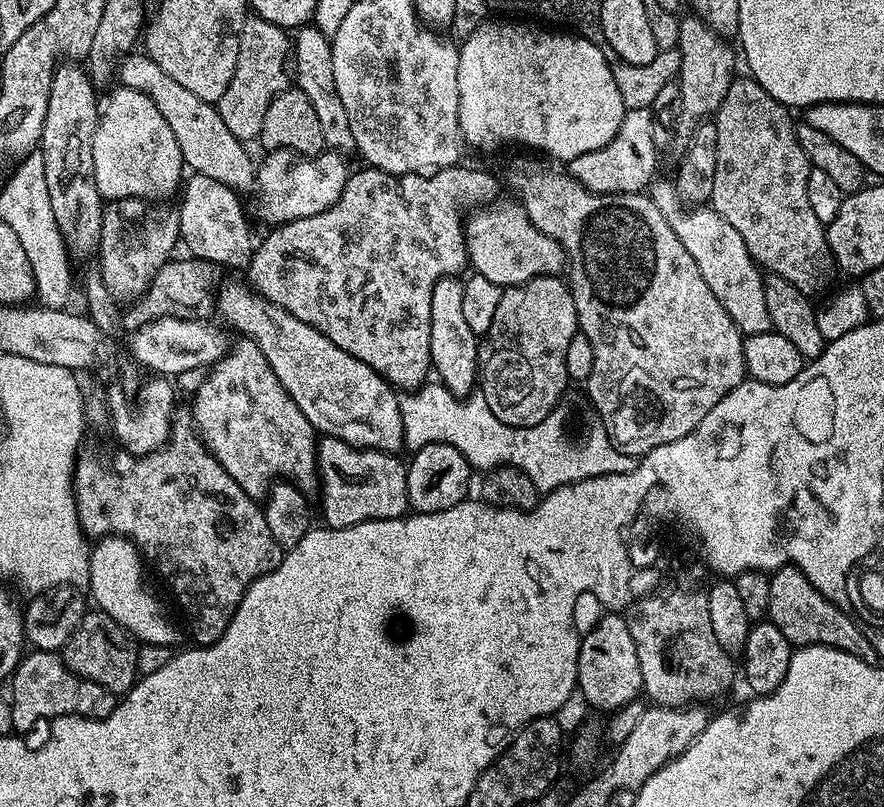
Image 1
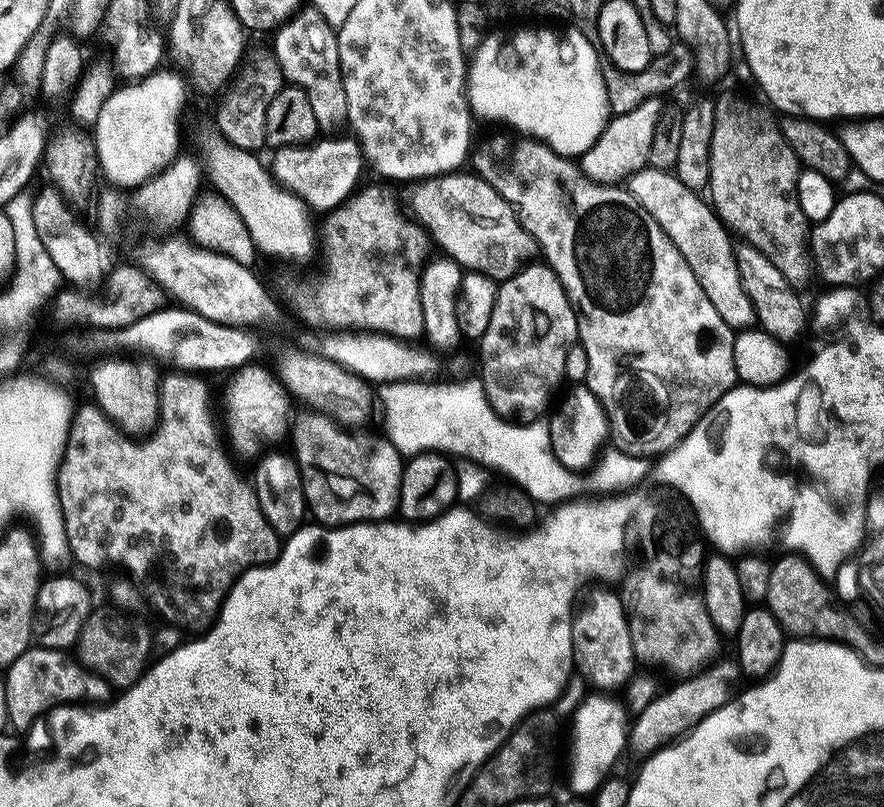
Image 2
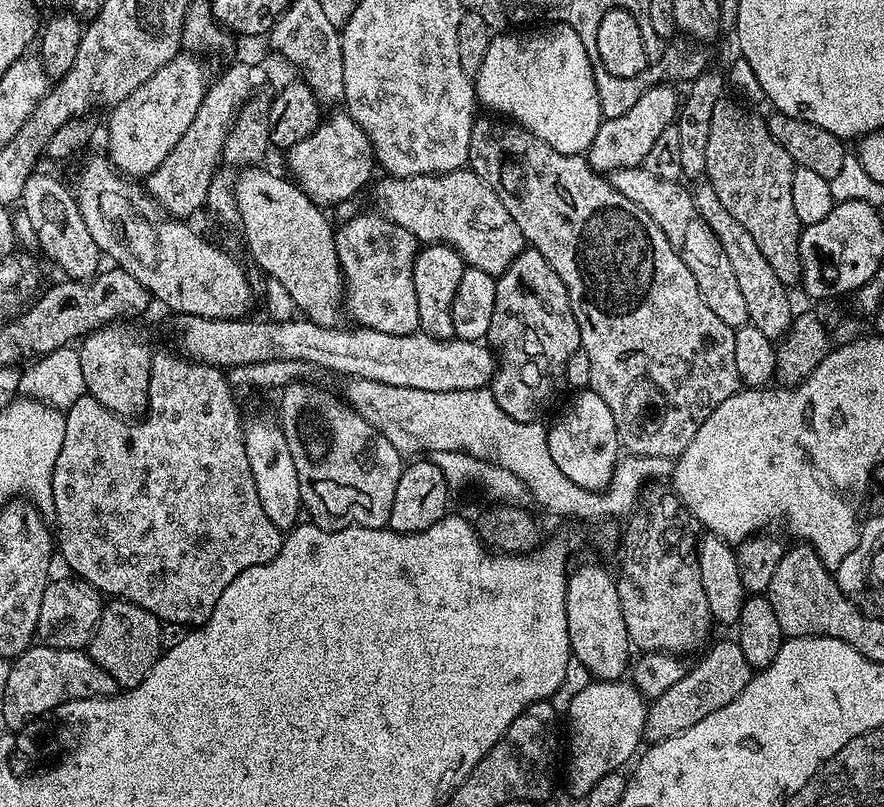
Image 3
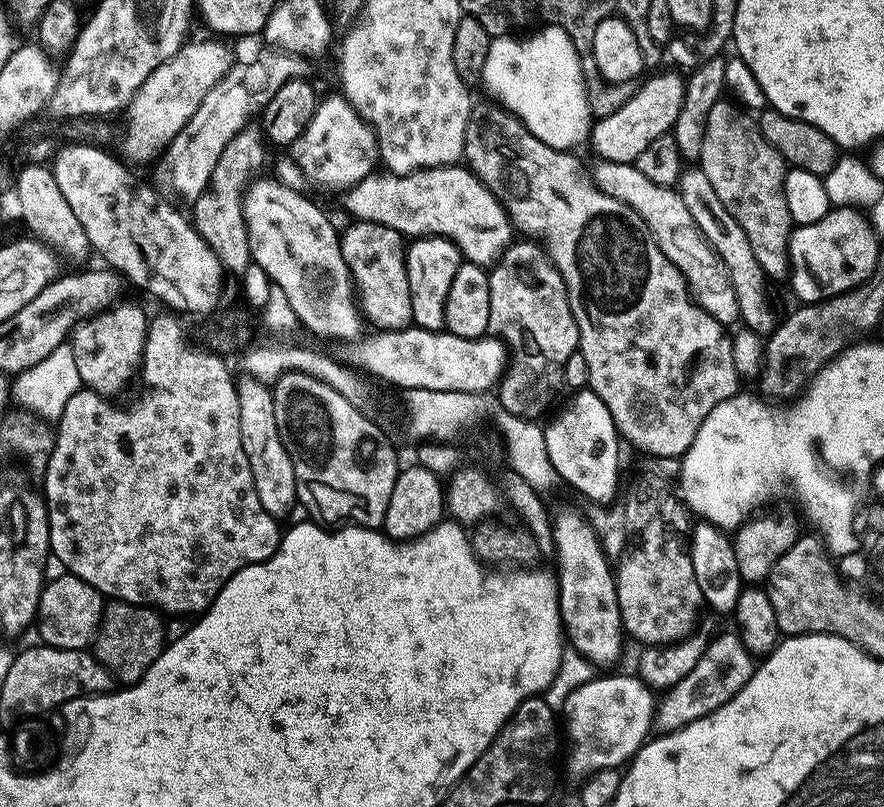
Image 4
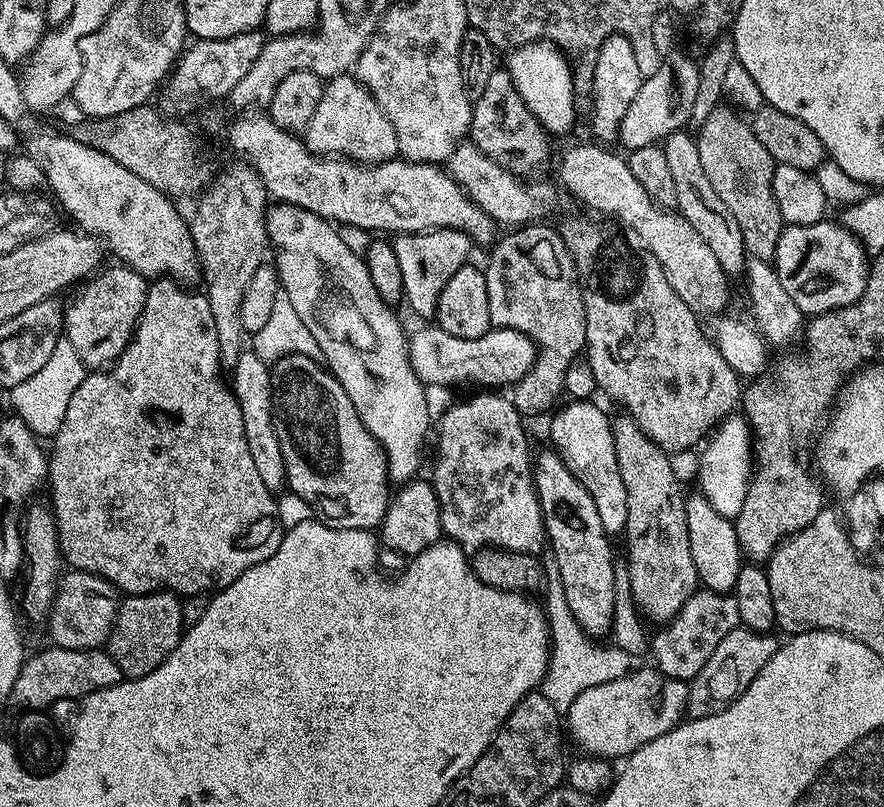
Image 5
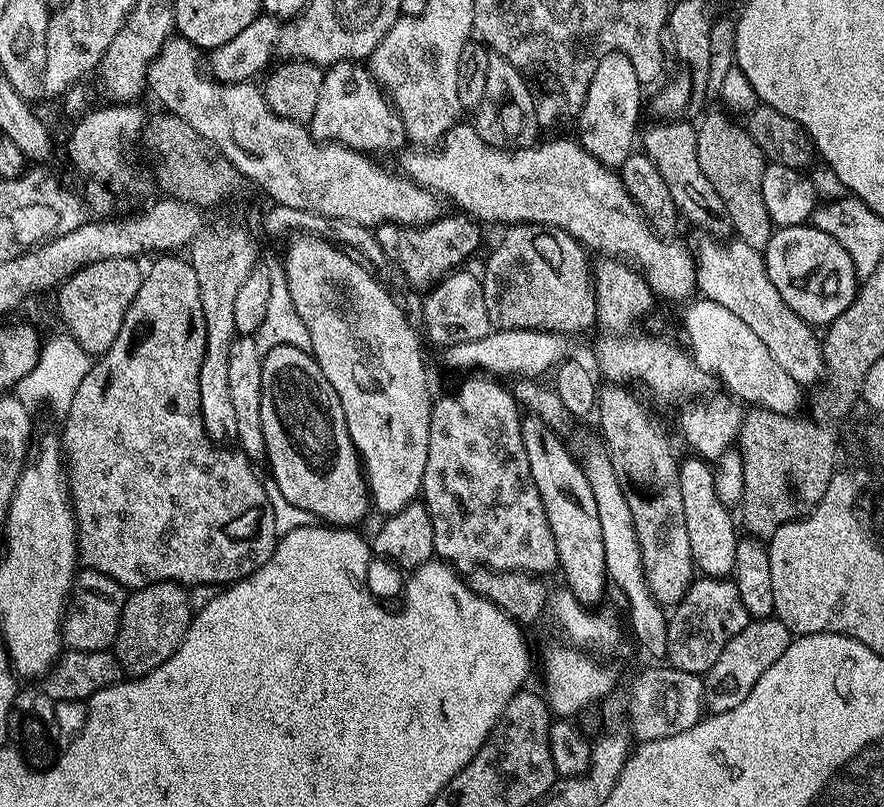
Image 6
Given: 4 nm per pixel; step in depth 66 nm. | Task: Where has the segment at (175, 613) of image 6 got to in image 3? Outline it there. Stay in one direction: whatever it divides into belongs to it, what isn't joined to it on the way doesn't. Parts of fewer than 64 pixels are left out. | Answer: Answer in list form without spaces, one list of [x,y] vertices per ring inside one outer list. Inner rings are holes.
[[[112,598],[101,607],[100,620],[86,645],[88,657],[102,666],[113,685],[121,689],[137,688],[162,655],[160,626],[162,621],[142,606],[123,598]]]

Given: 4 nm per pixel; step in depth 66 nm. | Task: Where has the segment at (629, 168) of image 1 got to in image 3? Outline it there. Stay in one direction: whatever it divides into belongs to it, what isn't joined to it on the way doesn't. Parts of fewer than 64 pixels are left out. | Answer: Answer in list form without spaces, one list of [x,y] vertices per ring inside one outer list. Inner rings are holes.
[[[671,83],[660,84],[648,89],[626,114],[605,119],[600,125],[598,134],[594,134],[594,142],[586,153],[588,165],[601,174],[611,174],[623,168],[641,167],[643,159],[657,141],[662,130],[675,121],[678,115],[678,96]]]

